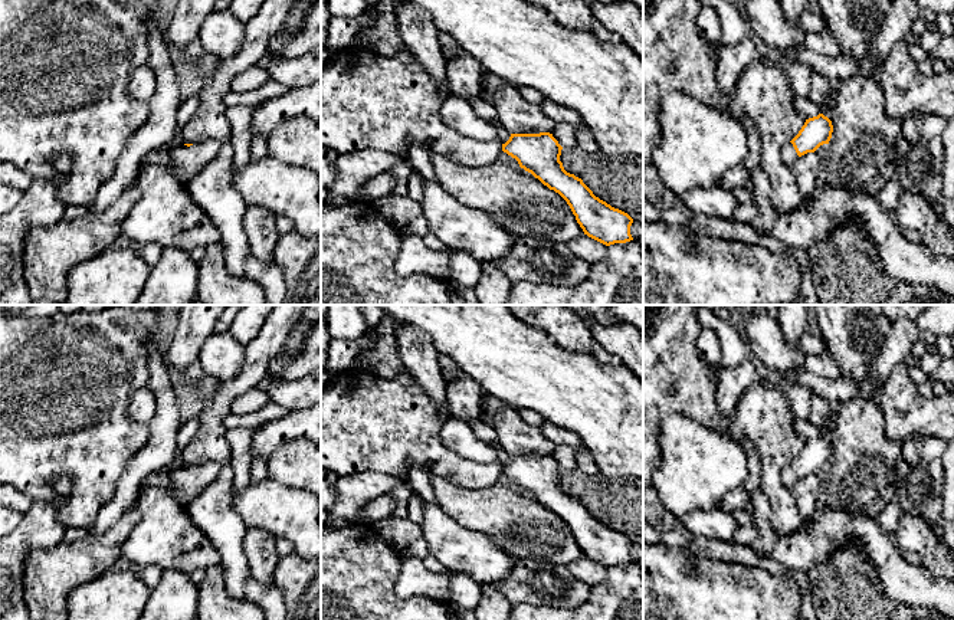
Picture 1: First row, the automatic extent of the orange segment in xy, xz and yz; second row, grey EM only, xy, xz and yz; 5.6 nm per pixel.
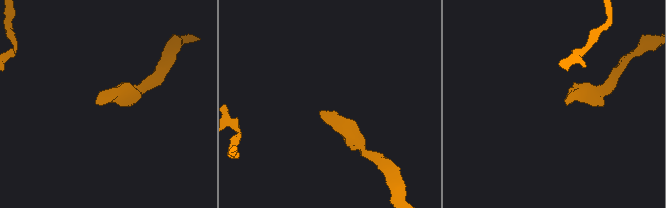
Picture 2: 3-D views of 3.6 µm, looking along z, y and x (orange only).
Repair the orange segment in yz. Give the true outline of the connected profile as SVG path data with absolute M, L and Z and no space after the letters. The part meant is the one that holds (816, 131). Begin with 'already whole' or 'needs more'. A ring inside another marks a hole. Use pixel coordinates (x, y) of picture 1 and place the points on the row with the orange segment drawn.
needs more | M823 114L806 119L799 134L781 148L783 163L793 167L799 157L814 152L823 144L829 144L832 132L832 121Z

